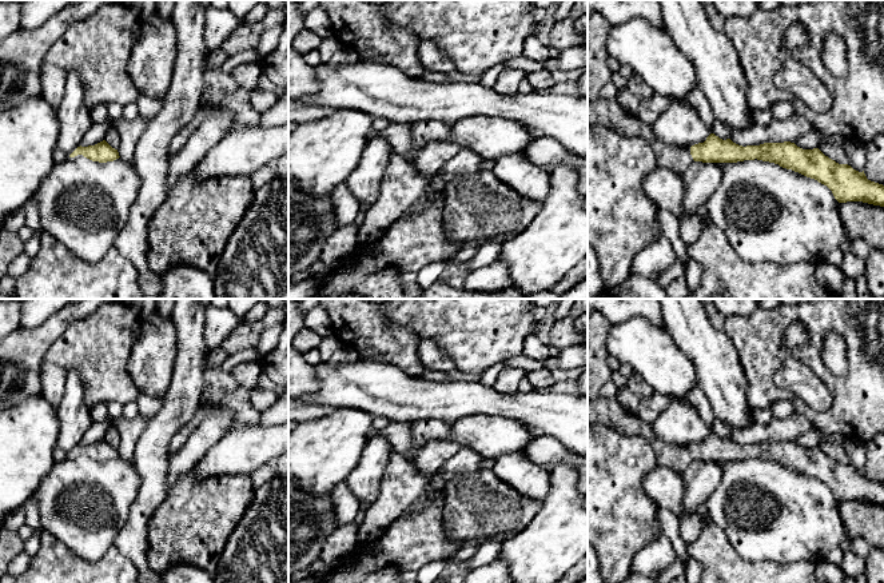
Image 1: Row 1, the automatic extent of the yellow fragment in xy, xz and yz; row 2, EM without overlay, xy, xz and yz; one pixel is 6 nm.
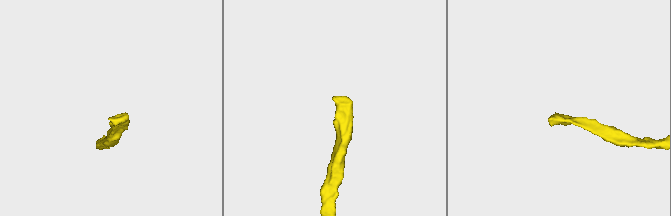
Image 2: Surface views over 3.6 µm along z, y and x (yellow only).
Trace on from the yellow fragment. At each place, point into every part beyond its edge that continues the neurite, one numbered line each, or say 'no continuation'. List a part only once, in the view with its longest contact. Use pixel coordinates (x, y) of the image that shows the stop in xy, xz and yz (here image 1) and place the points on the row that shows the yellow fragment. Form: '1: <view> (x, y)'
1: yz (608, 112)

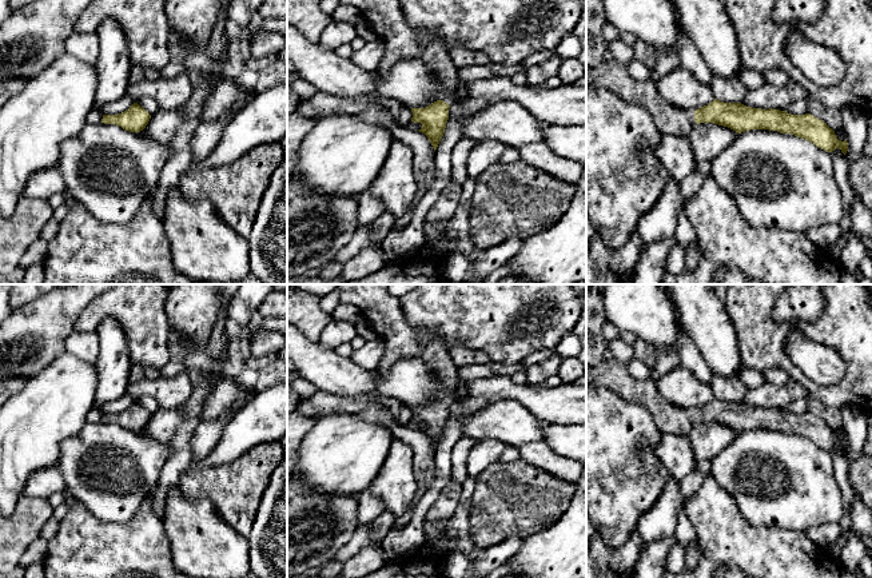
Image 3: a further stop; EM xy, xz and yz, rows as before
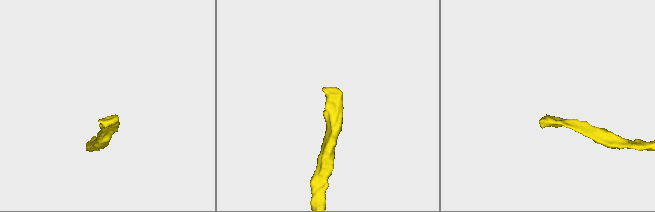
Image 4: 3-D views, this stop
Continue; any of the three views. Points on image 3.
1: yz (613, 76)

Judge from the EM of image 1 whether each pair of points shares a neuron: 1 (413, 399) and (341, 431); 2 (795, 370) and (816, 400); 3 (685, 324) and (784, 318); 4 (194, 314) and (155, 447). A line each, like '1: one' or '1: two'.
1: two
2: one
3: two
4: one

